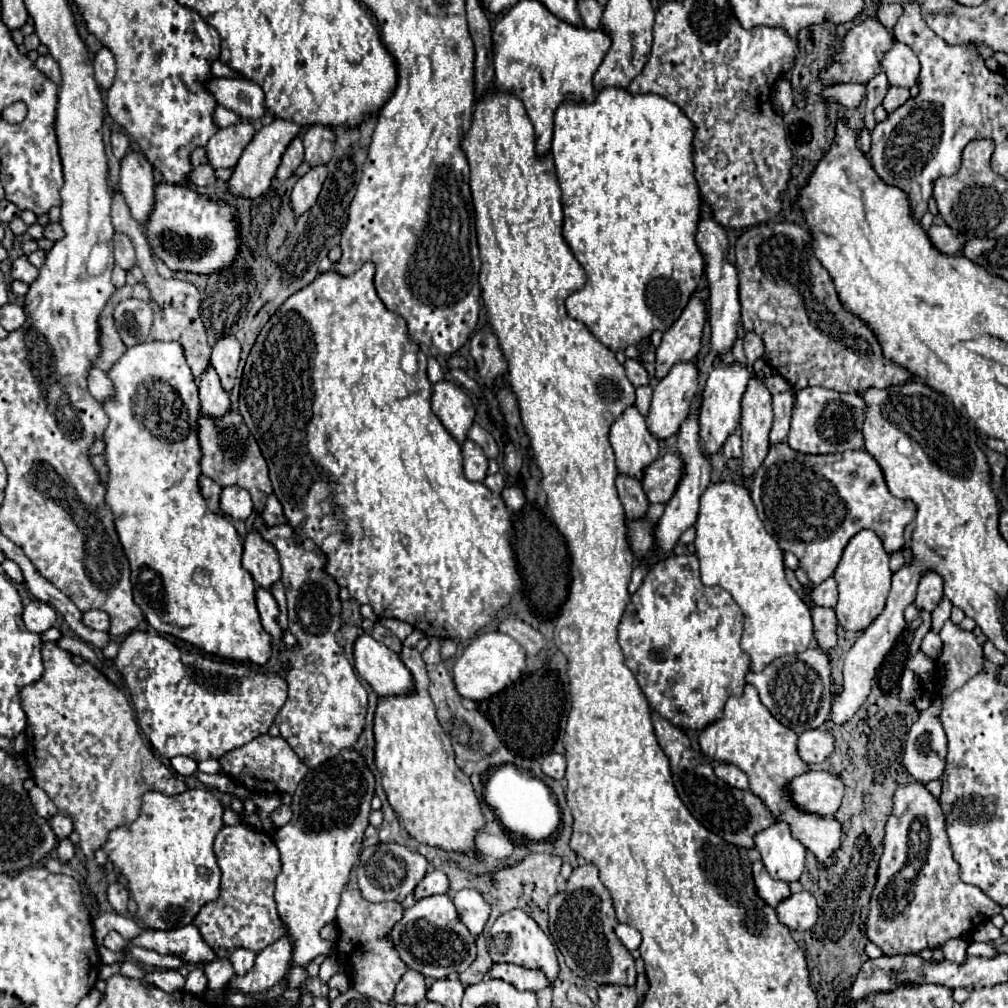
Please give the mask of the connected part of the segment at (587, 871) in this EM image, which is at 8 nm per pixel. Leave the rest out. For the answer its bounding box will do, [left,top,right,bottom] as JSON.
[548,864,636,986]

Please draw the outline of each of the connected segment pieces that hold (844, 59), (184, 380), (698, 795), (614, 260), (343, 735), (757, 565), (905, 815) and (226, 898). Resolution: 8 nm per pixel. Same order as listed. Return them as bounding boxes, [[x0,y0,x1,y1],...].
[[820,18,894,84],[104,340,272,666],[652,712,774,850],[552,88,704,352],[262,524,368,770],[696,482,812,672],[866,782,1002,954],[194,822,286,952]]

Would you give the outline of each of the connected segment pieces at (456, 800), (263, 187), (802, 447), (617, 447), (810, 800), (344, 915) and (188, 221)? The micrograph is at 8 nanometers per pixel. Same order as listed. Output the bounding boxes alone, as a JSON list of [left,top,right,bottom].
[[374,650,486,856],[230,118,302,198],[788,386,866,454],[610,406,660,480],[788,772,844,816],[336,888,408,1002],[144,182,242,274]]

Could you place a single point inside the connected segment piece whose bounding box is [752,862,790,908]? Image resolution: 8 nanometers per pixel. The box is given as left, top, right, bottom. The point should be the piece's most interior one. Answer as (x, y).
(772, 891)

